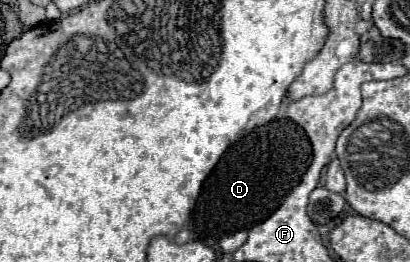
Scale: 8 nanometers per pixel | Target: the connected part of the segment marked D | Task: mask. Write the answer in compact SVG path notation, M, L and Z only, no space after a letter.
M275 119L253 129L253 133L229 147L203 183L203 191L193 213L197 229L193 231L193 239L203 241L205 245L211 245L211 241L219 243L221 237L241 229L251 229L271 217L287 193L301 181L311 157L313 151L305 131L289 119Z

